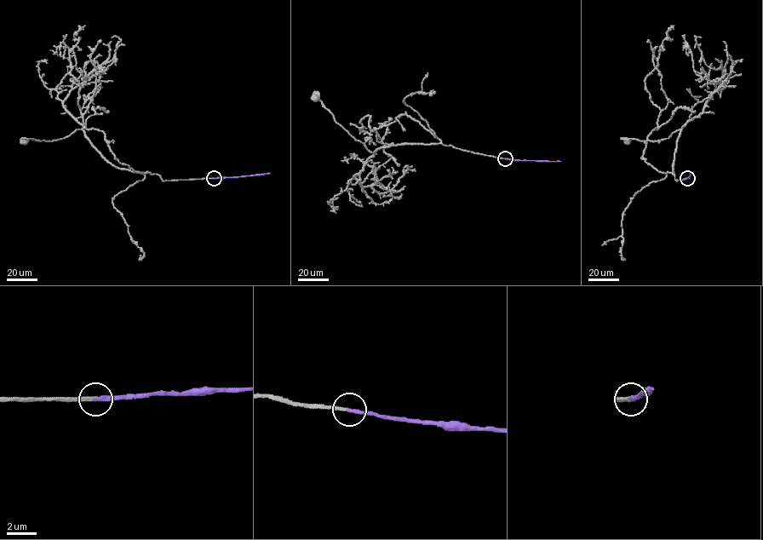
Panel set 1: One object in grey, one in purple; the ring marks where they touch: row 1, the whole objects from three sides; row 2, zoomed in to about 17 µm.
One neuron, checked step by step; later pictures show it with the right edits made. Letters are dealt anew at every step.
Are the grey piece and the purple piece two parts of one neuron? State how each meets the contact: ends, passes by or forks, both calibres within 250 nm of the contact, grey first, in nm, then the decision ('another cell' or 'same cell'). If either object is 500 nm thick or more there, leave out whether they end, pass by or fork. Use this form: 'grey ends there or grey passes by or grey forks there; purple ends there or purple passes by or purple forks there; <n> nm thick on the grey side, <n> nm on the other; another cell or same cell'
grey ends there; purple ends there; 220 nm thick on the grey side, 240 nm on the other; same cell

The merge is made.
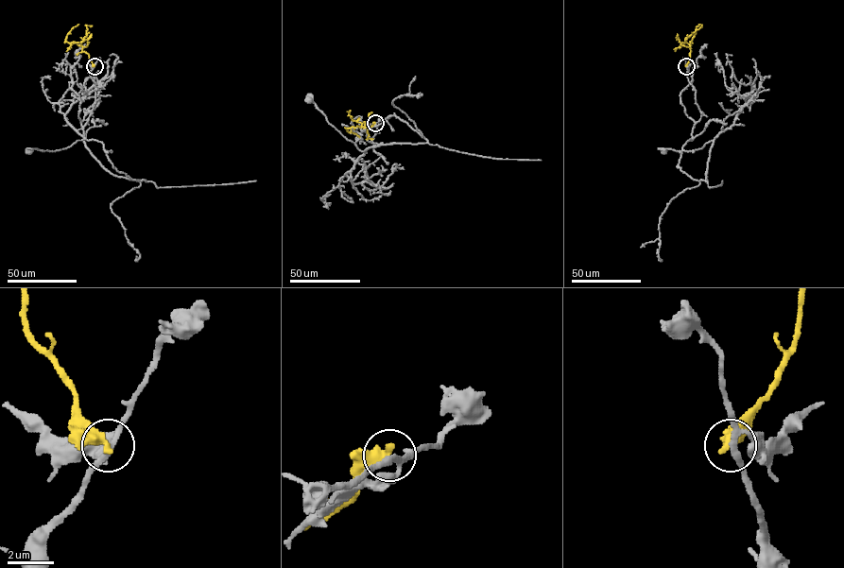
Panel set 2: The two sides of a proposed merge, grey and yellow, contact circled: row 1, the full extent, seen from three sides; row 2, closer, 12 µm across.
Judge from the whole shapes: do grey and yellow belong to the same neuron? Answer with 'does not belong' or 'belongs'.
does not belong

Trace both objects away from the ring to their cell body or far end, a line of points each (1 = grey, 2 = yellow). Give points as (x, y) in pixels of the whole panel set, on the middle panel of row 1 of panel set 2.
1: (375, 123), (371, 124), (377, 131), (371, 139), (364, 129), (394, 114), (427, 141), (361, 151), (307, 99)
2: (375, 123), (370, 127), (346, 128), (360, 137)

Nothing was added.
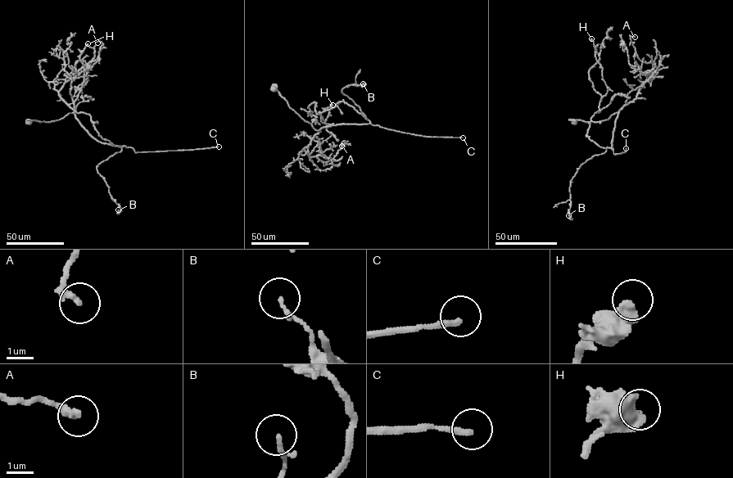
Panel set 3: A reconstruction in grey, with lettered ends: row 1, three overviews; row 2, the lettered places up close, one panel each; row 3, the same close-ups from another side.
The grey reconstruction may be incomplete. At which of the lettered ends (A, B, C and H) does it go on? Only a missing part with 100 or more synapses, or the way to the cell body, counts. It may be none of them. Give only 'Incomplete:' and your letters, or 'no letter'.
Incomplete: C

